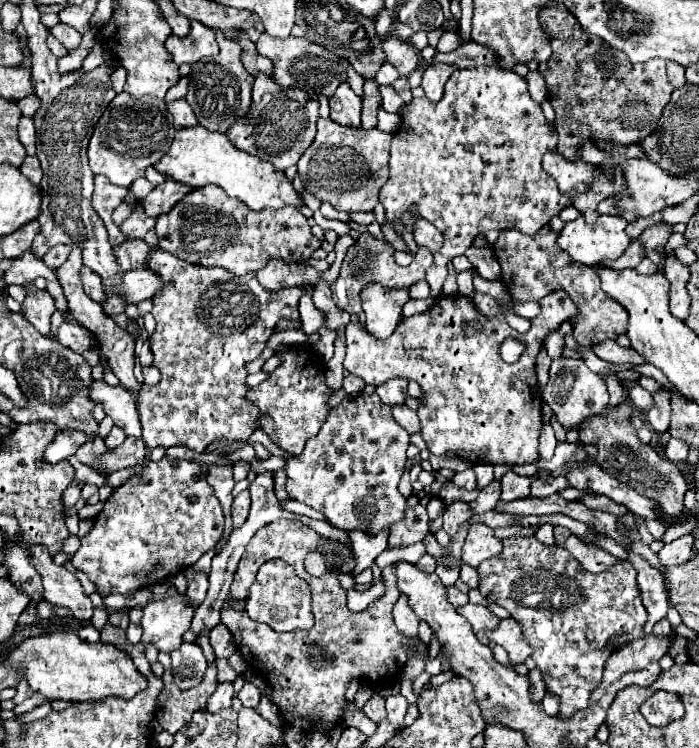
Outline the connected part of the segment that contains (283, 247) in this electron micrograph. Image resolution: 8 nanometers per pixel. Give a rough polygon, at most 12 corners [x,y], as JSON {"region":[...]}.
{"region":[[211,185],[159,215],[163,251],[233,275],[321,245],[297,209]]}

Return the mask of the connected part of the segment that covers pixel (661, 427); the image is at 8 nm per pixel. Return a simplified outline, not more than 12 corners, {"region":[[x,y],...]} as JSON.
{"region":[[653,393],[655,407],[647,413],[655,435],[669,429],[669,393]]}

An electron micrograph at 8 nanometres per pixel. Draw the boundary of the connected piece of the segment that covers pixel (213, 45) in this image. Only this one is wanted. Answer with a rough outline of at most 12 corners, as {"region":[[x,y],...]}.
{"region":[[191,21],[165,47],[179,65],[219,53],[215,31]]}

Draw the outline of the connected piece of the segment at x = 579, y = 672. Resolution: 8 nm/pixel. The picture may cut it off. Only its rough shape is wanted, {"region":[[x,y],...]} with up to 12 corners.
{"region":[[503,539],[481,595],[521,625],[559,713],[643,637],[637,571]]}

